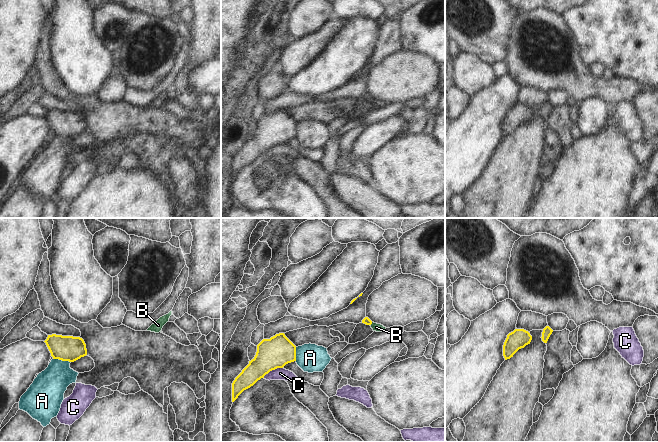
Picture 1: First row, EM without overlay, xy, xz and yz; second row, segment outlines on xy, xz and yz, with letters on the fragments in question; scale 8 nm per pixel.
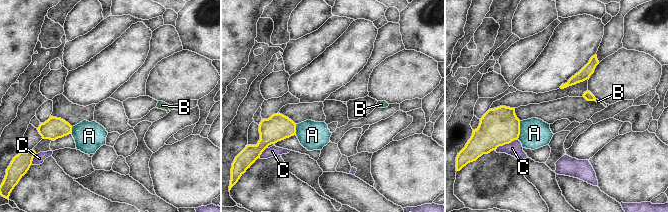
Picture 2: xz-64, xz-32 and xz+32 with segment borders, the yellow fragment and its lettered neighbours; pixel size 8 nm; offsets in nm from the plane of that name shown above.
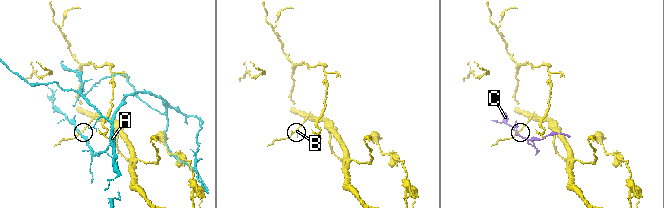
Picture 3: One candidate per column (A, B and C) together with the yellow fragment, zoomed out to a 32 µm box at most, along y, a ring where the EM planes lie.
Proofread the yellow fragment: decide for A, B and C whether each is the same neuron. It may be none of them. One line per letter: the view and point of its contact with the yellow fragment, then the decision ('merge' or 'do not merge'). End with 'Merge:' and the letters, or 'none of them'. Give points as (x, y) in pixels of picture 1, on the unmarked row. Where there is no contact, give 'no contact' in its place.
A: contact xy (62, 136); do not merge
B: contact xz (371, 99); merge
C: contact xz (272, 145); do not merge
Merge: B

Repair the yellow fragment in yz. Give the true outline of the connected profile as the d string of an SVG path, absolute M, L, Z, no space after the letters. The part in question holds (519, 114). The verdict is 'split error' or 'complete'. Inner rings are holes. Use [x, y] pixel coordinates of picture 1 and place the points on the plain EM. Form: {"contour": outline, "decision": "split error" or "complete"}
{"contour": "M515 105L507 111L503 121L503 132L505 136L510 135L521 124L530 120L532 112L524 105Z", "decision": "complete"}

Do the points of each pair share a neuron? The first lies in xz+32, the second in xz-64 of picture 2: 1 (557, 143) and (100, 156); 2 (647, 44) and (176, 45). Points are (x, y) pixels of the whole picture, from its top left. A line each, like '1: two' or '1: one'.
1: one
2: two

